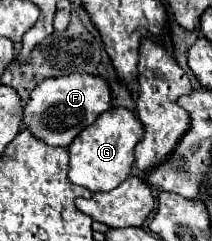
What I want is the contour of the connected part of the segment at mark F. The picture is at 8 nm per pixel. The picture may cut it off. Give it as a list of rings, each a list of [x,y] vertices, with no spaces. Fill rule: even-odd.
[[[77,72],[69,76],[49,78],[31,92],[29,102],[23,108],[25,126],[51,146],[69,146],[73,138],[95,122],[95,118],[111,108],[111,88],[103,76]]]

